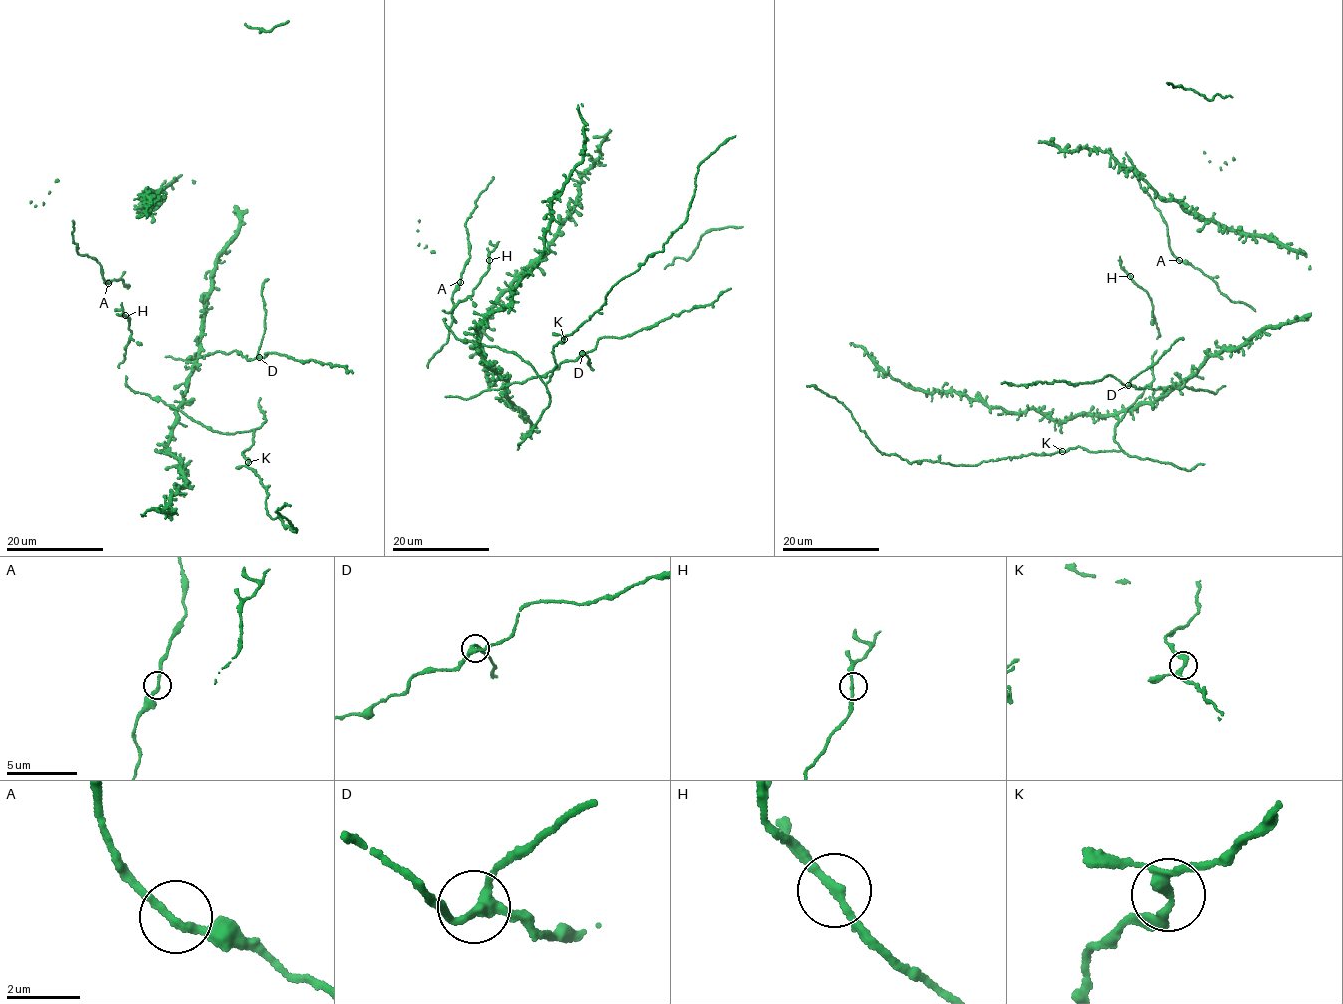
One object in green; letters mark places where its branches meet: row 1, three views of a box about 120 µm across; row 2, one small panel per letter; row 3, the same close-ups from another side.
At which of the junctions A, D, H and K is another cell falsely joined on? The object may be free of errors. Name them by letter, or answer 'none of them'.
none of them

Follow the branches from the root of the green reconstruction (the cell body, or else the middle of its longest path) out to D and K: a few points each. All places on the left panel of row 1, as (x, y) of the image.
D: (214, 269), (203, 299), (198, 341), (200, 356), (234, 350), (248, 359), (259, 357)
K: (214, 269), (203, 299), (199, 349), (175, 409), (221, 433), (253, 430), (253, 444), (242, 453), (248, 462)

